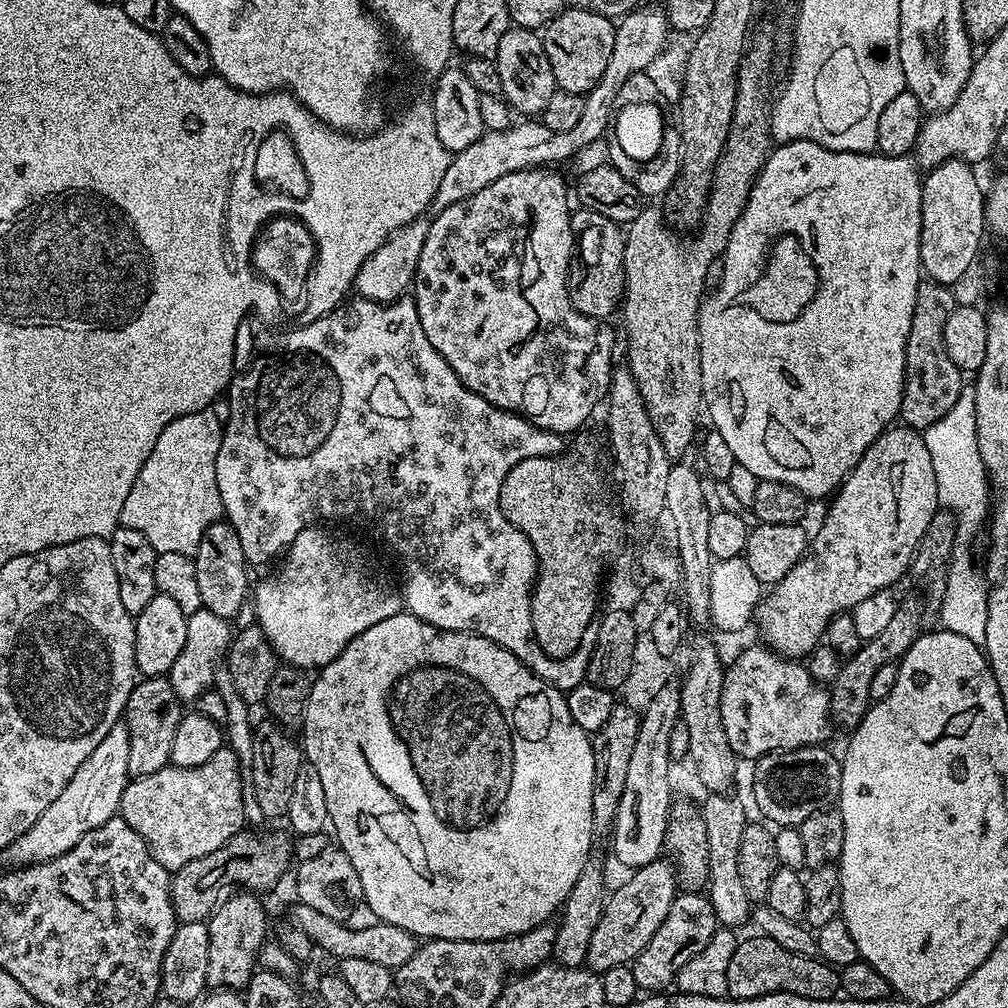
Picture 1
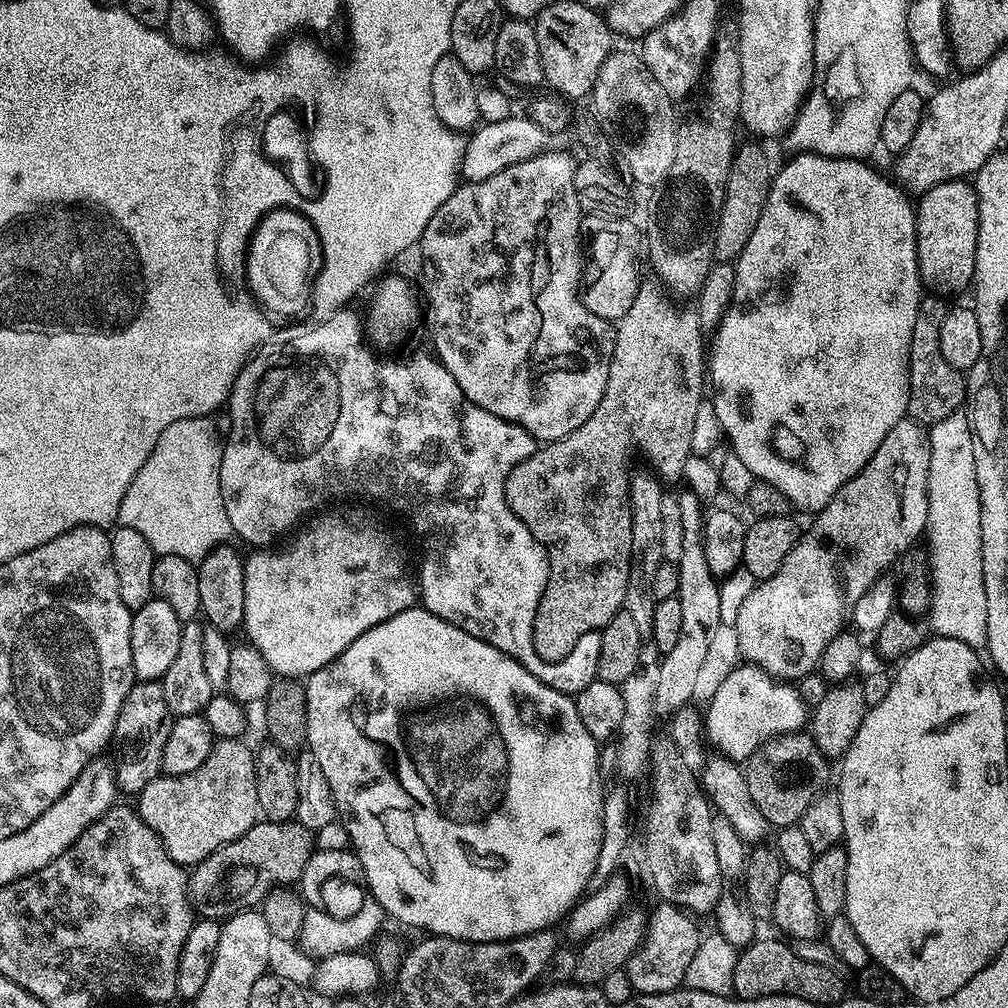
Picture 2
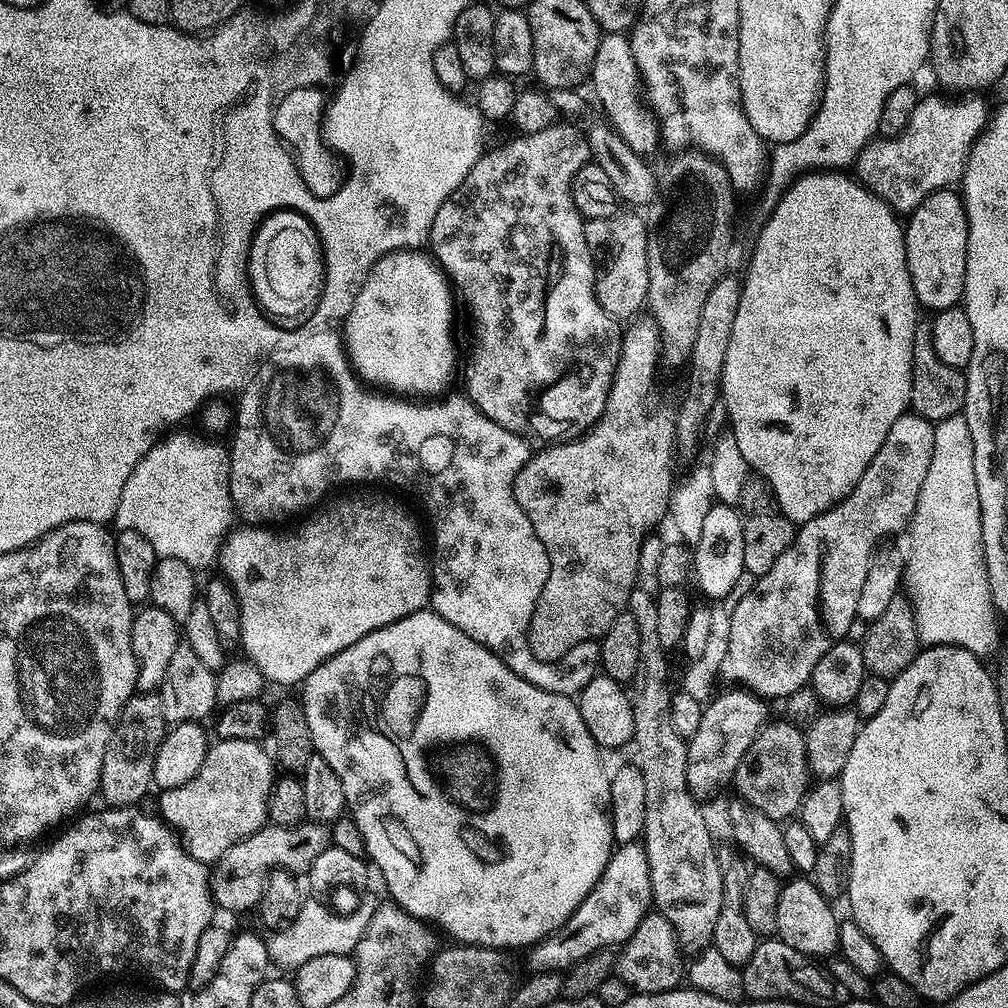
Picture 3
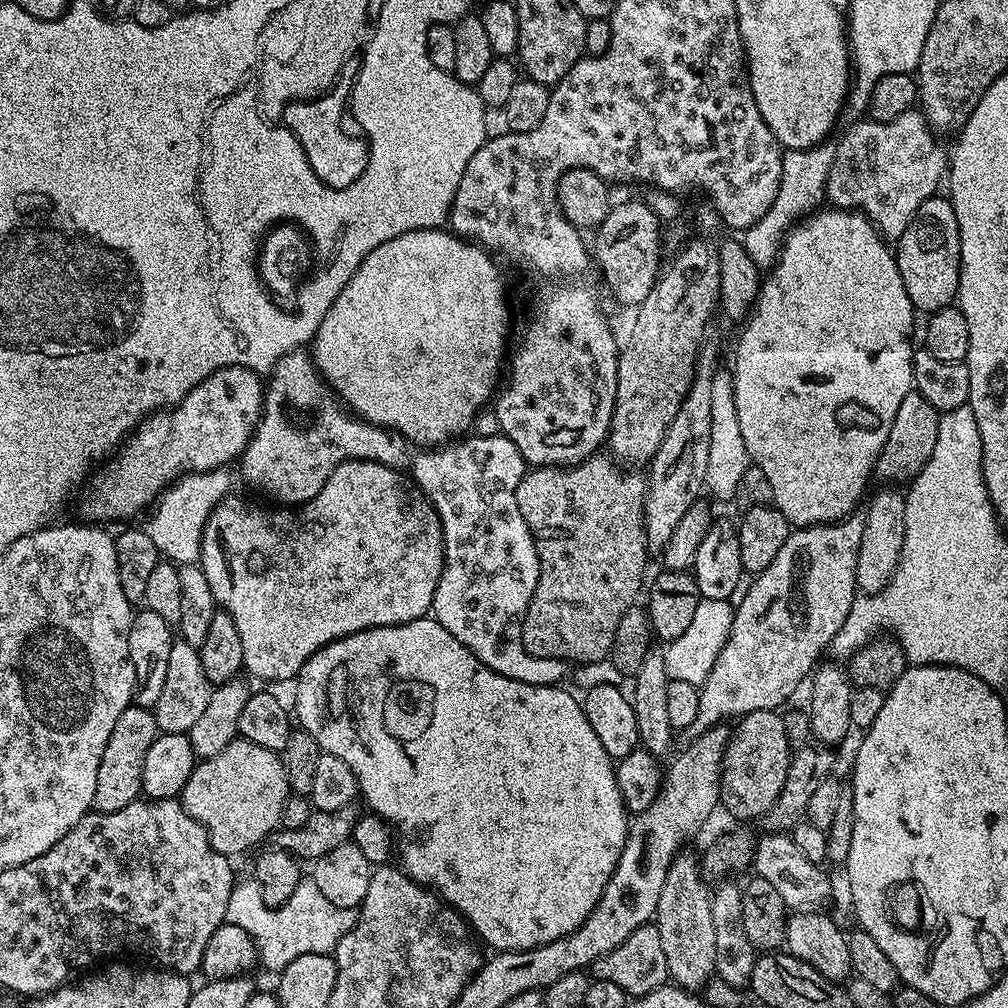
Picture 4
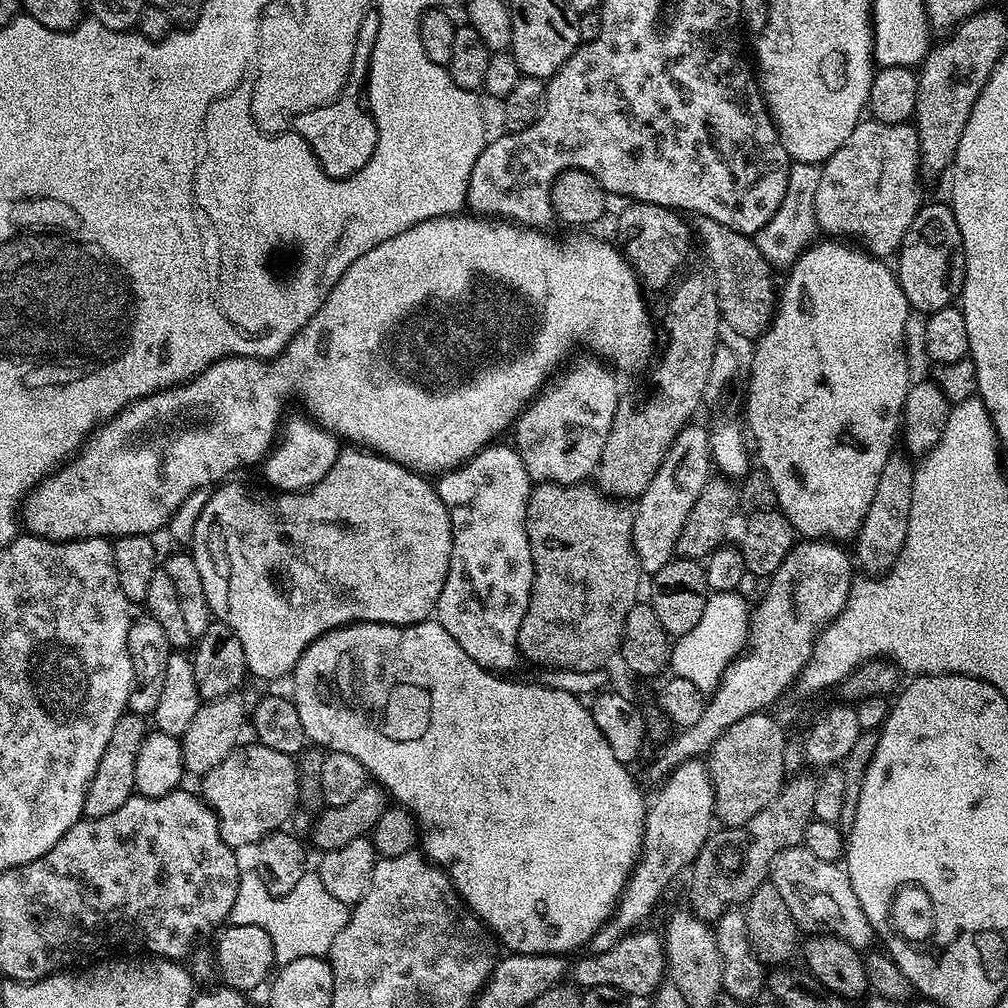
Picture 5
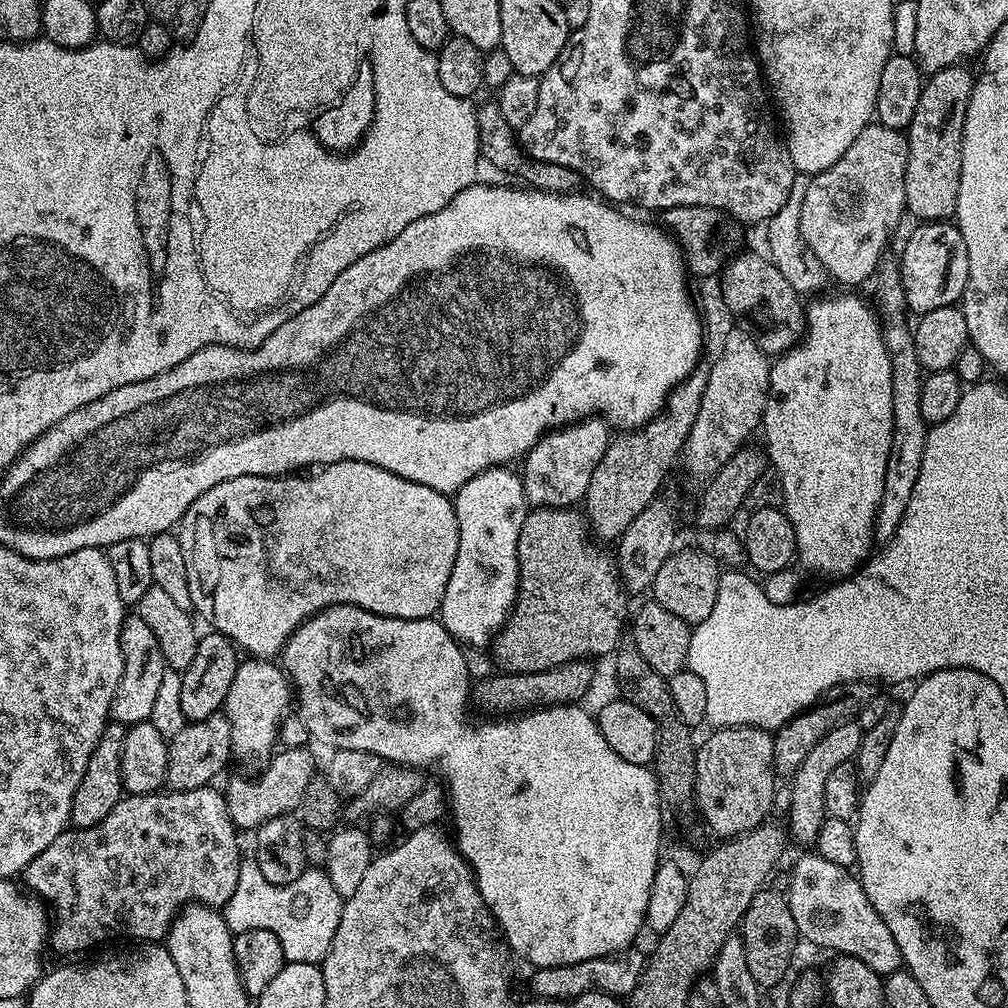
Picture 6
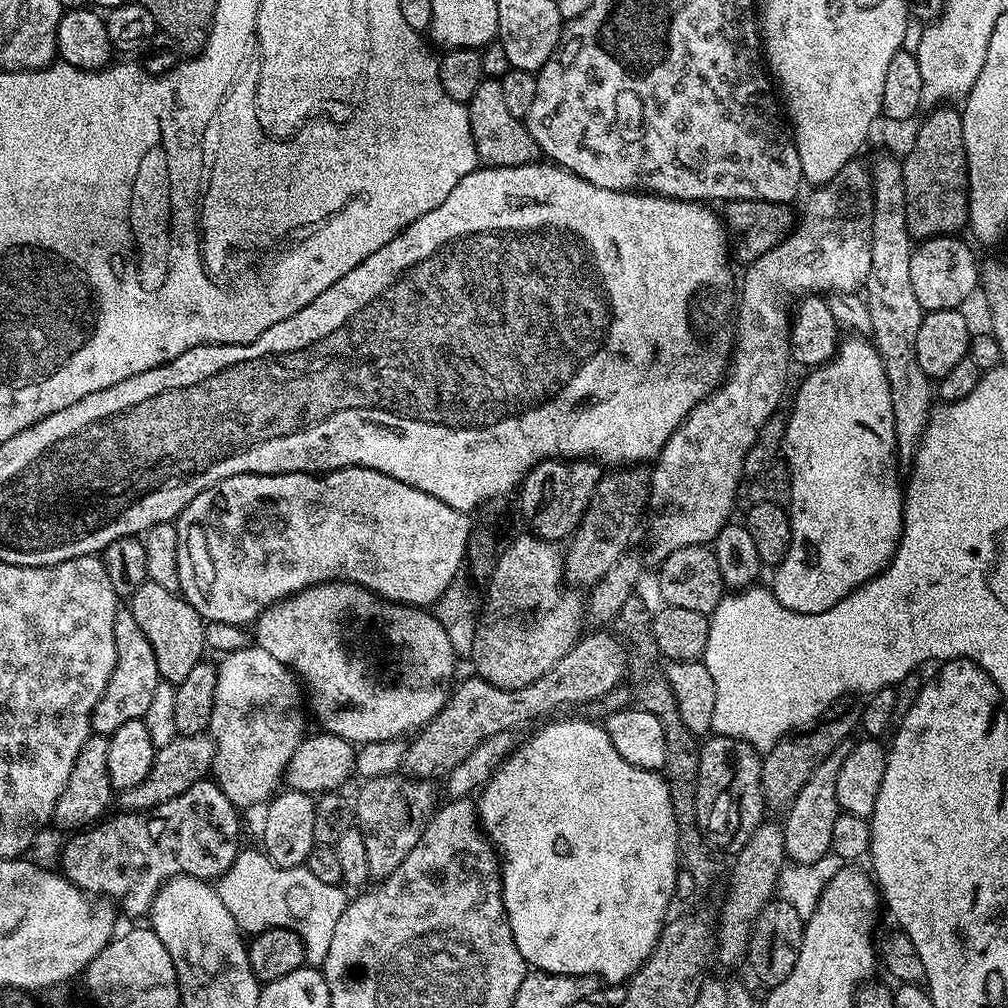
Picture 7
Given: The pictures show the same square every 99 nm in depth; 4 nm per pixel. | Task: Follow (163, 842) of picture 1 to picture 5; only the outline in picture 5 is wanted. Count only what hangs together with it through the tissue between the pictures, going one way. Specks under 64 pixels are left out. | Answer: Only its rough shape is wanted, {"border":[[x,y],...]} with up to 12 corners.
{"border":[[238,746],[199,781],[222,842],[251,849],[297,811],[295,759]]}

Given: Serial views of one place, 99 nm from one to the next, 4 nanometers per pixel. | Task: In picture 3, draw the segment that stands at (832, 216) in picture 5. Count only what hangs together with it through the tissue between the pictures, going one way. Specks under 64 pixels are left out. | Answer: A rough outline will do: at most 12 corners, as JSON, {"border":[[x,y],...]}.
{"border":[[921,95],[855,179],[897,214],[963,181],[990,119],[979,95]]}

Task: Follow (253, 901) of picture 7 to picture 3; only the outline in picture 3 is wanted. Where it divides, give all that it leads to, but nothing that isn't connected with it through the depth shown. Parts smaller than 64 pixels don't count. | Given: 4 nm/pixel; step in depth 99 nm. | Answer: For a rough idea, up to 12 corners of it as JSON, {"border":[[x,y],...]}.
{"border":[[305,899],[267,939],[269,961],[295,970],[319,955],[351,955],[380,903],[350,914]]}

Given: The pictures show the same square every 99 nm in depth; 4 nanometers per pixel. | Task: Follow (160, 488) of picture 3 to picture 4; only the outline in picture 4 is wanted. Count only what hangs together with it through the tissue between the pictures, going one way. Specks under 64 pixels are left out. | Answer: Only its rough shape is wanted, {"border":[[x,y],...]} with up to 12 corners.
{"border":[[227,467],[185,472],[142,527],[161,557],[199,561],[212,507],[233,491]]}

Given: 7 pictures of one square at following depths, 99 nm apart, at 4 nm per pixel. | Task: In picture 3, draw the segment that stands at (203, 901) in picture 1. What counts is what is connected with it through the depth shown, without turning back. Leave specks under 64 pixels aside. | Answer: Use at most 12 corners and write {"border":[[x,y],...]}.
{"border":[[269,823],[211,869],[215,907],[255,909],[274,868],[306,874],[327,824]]}

